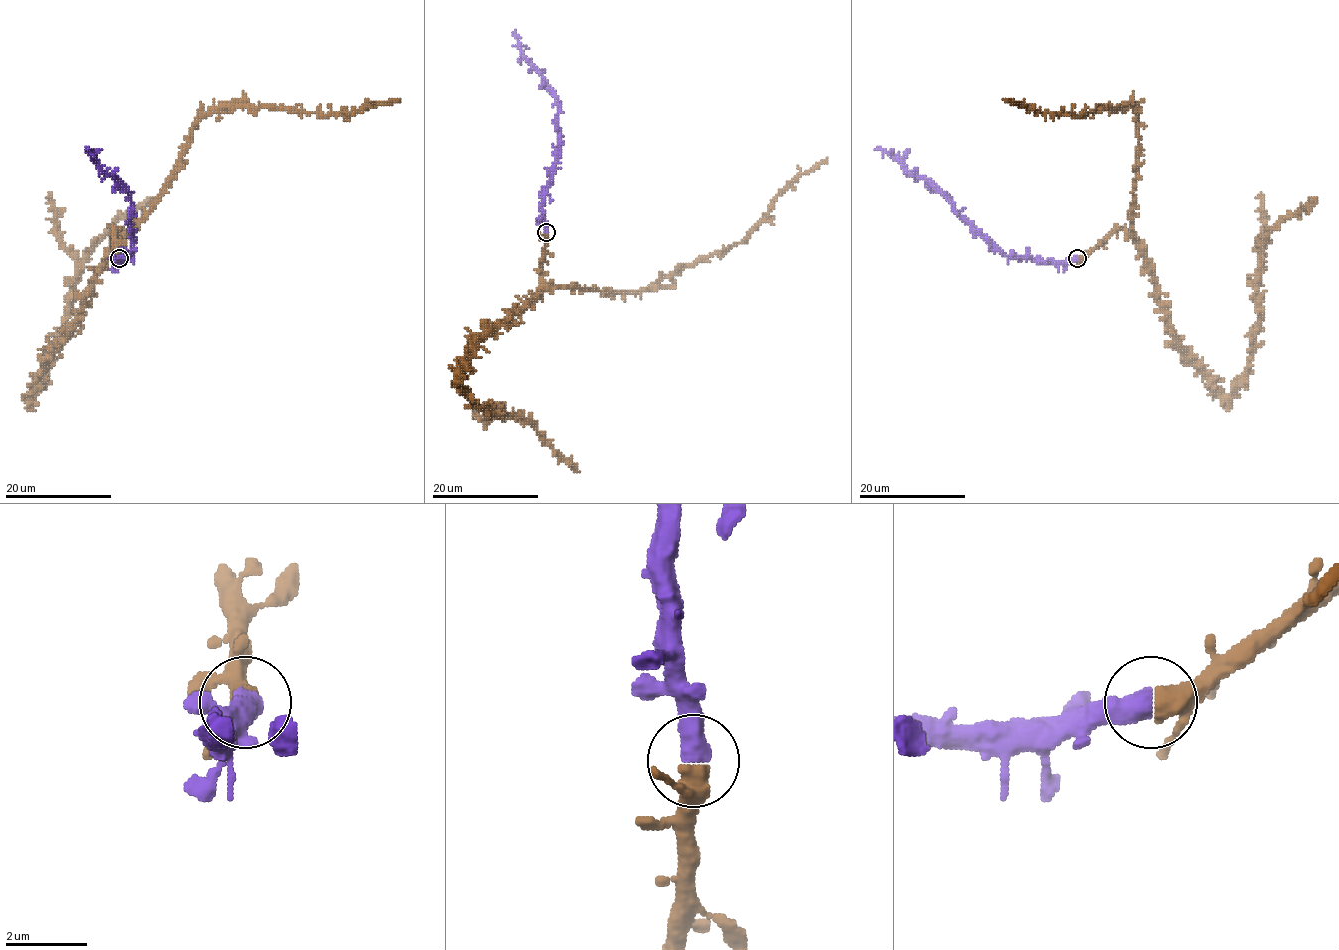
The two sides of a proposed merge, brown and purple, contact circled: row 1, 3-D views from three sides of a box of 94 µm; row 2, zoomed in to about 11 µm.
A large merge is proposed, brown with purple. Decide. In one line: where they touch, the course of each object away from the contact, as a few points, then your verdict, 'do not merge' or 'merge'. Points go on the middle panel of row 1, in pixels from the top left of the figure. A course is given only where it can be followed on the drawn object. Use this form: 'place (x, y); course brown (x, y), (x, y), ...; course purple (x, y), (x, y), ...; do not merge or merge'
place (546, 232); course brown (545, 233), (539, 292), (480, 340), (467, 359), (459, 383), (488, 412), (521, 416), (578, 472); course purple (545, 233), (543, 194), (560, 150), (559, 100), (521, 52), (515, 30); merge

